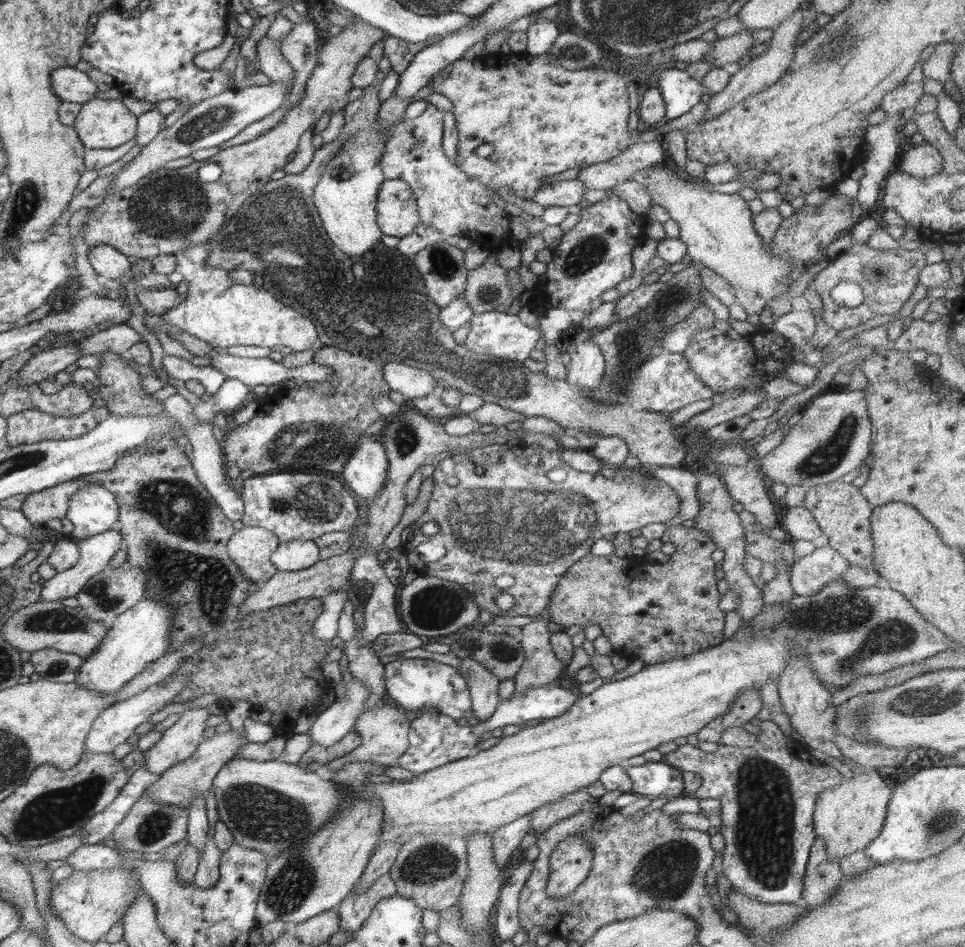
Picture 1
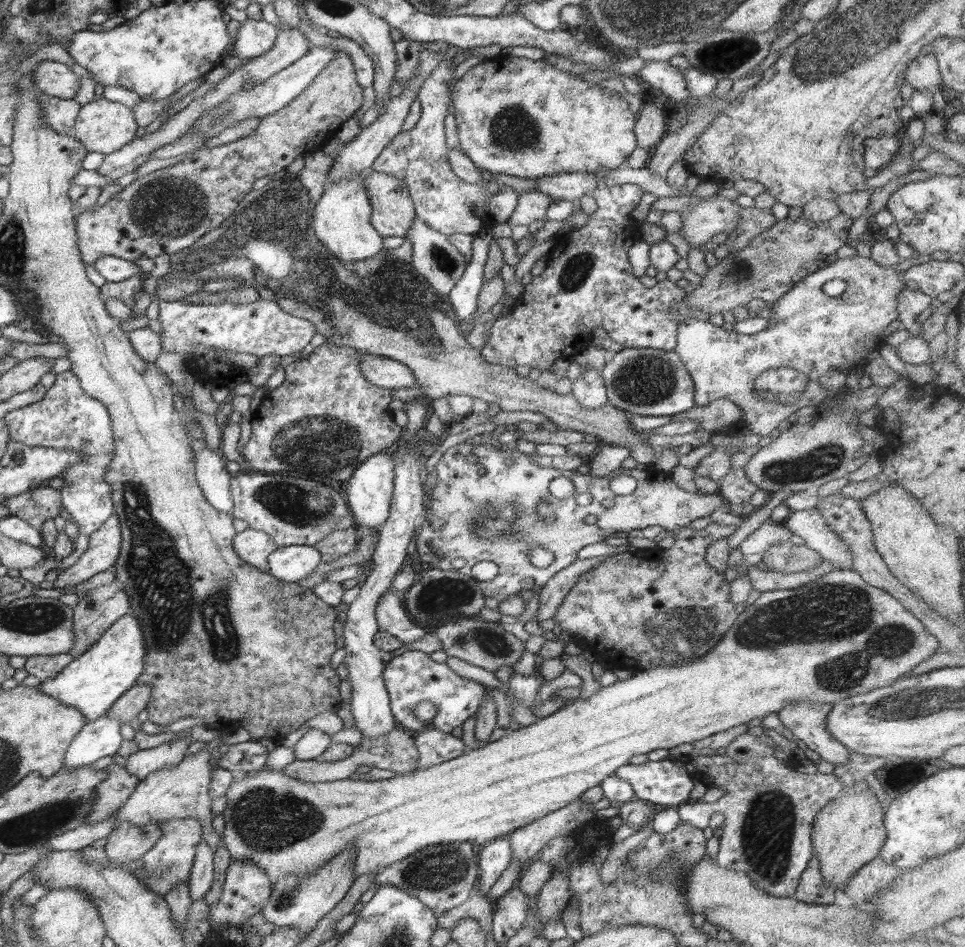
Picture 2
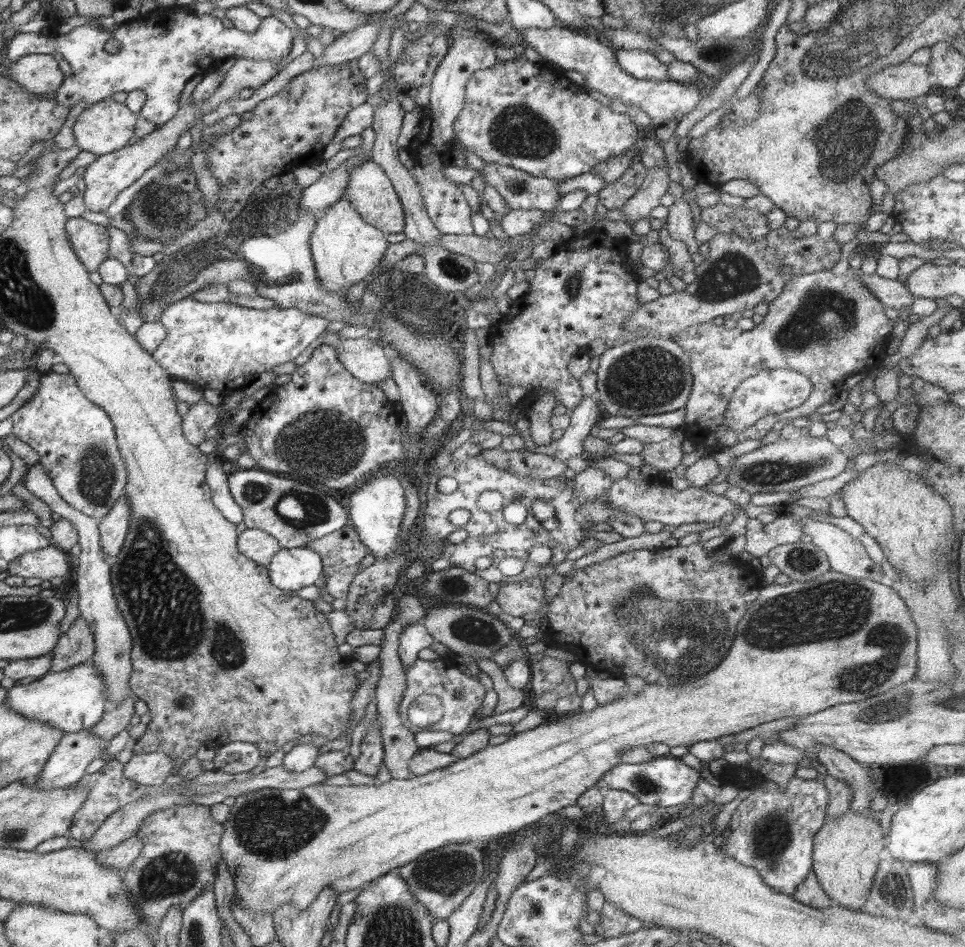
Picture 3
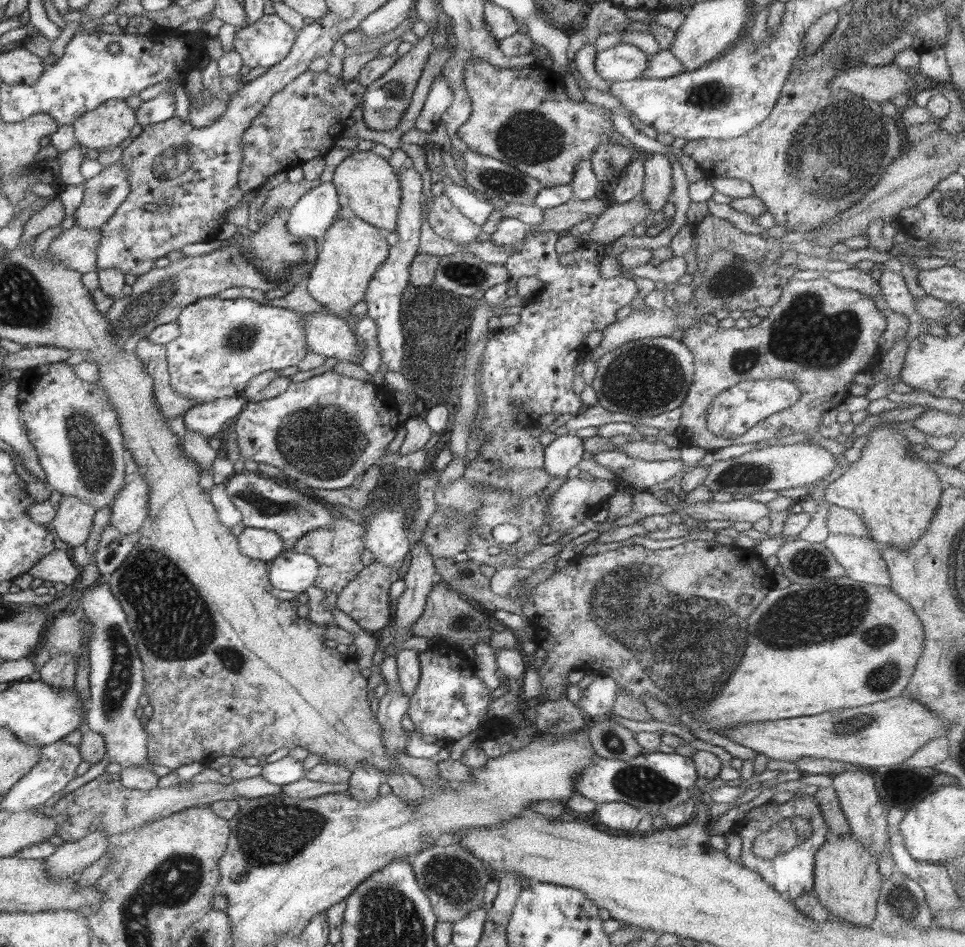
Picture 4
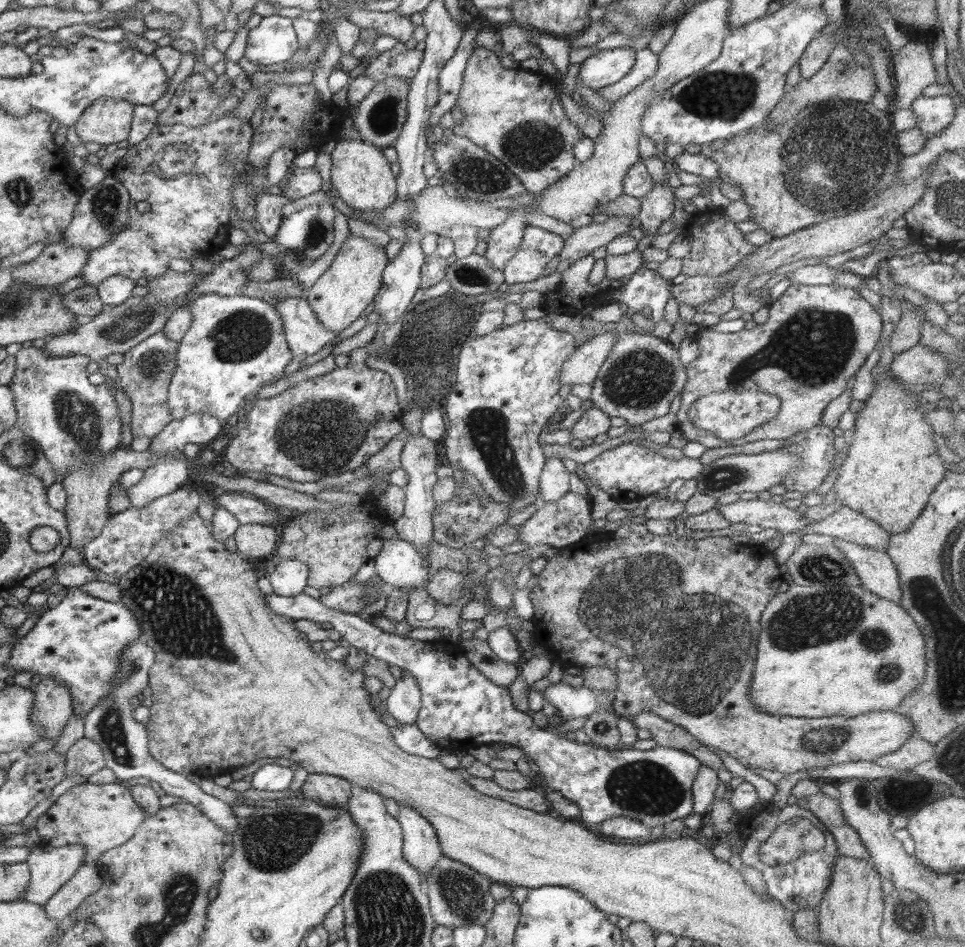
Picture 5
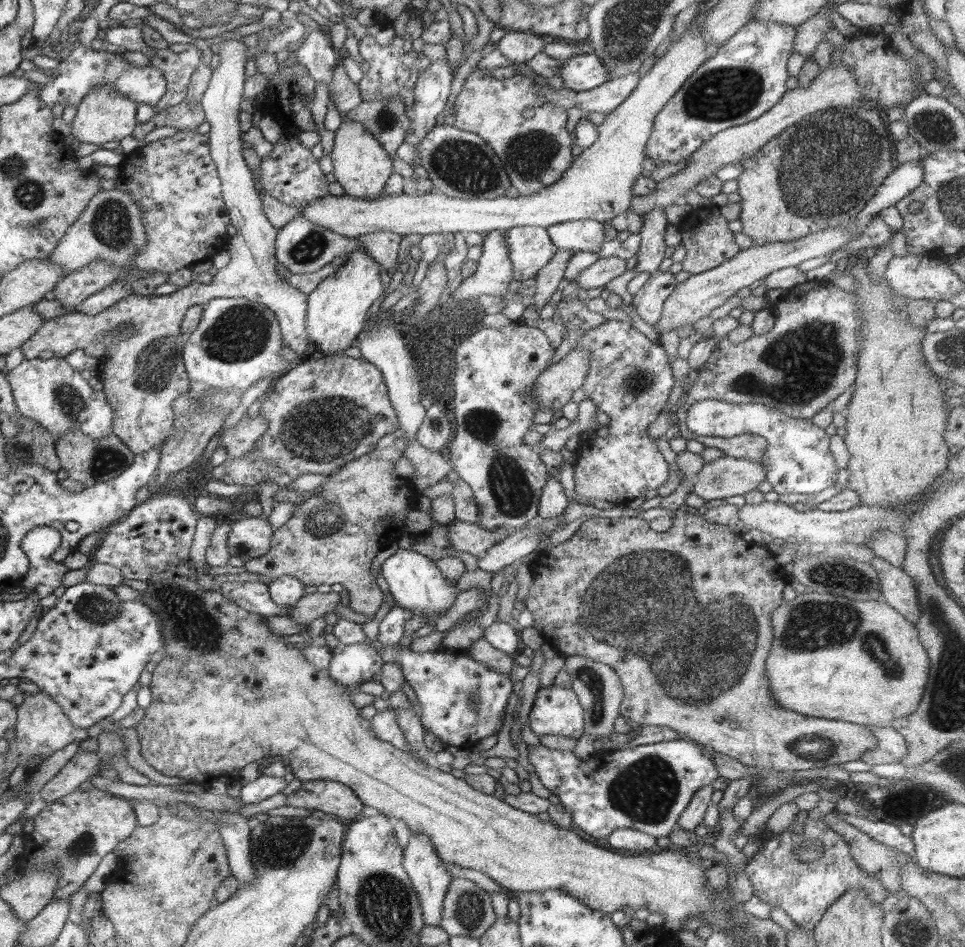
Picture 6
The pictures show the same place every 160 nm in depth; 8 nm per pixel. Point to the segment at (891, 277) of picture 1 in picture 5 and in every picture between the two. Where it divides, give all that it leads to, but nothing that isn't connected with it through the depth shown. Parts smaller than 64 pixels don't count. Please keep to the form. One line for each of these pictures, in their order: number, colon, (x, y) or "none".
2: (808, 331)
3: (827, 327)
4: (818, 336)
5: (815, 339)

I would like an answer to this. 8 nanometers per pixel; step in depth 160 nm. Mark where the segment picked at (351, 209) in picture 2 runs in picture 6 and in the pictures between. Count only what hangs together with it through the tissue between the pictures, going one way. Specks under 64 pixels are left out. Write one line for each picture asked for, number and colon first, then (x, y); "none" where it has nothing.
3: (346, 250)
4: (353, 250)
5: (343, 292)
6: (336, 310)

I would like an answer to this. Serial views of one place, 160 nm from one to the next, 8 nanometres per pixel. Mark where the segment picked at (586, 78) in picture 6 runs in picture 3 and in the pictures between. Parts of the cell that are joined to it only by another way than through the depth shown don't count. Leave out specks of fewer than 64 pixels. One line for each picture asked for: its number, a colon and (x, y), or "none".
3: (642, 64)
4: (623, 62)
5: (605, 67)

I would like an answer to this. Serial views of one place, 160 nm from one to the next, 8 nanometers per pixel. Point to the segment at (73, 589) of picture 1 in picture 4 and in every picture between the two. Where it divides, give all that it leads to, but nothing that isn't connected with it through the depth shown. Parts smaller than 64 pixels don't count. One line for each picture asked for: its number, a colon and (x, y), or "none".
2: (103, 550)
3: (115, 526)
4: (130, 511)

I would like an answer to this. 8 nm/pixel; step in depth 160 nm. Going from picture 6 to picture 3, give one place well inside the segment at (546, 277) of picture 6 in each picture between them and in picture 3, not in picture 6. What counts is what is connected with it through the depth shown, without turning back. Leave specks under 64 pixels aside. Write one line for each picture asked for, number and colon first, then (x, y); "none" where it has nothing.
3: (656, 182)
4: (617, 221)
5: (583, 241)

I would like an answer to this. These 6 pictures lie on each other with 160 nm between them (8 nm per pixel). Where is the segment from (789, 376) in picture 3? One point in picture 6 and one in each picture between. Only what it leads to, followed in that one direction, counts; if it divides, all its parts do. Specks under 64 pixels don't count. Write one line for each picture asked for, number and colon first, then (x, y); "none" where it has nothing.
4: (732, 412)
5: (728, 416)
6: (797, 459)

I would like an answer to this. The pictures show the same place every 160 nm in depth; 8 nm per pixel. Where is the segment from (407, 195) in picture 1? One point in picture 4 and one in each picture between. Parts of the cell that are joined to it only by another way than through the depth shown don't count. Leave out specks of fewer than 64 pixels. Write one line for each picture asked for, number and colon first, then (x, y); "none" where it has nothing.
2: (393, 213)
3: (370, 191)
4: (366, 183)

